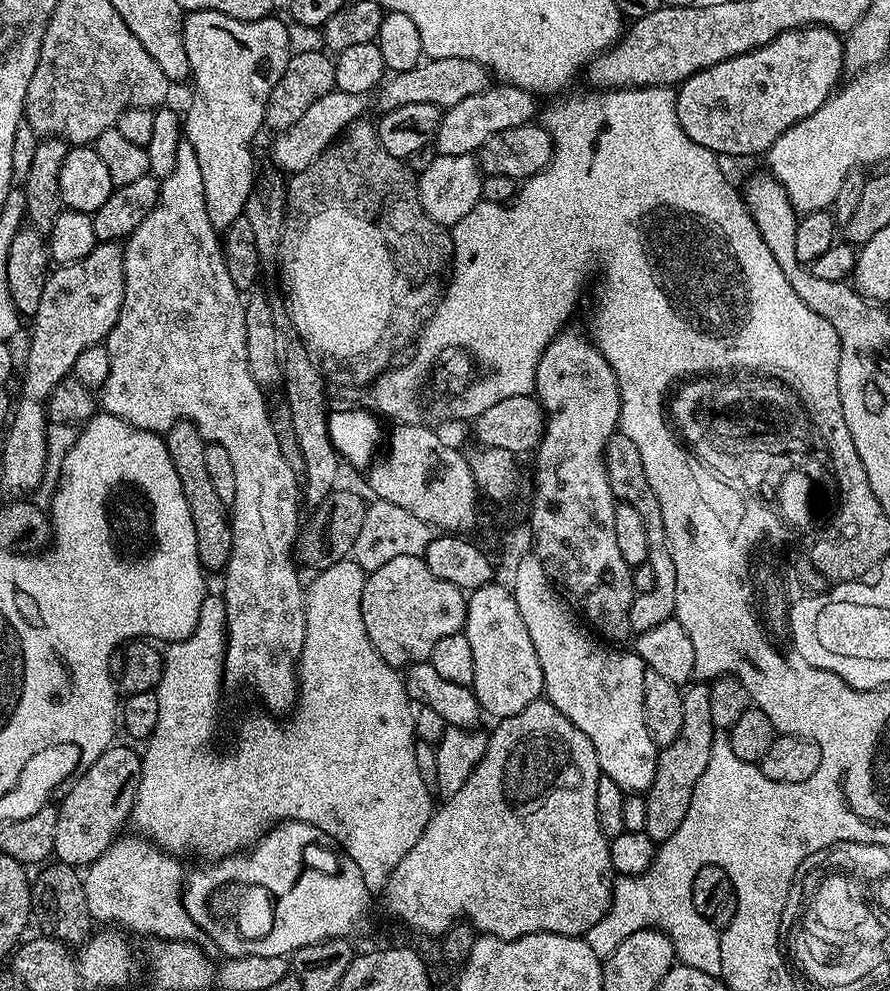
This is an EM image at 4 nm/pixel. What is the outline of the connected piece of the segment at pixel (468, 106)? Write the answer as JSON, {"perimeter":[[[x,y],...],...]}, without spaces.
{"perimeter":[[[507,82],[501,84],[501,88],[489,86],[484,92],[464,98],[462,102],[458,102],[458,106],[447,109],[441,115],[434,141],[434,147],[439,155],[471,156],[479,153],[484,143],[494,138],[494,134],[510,130],[514,126],[533,123],[537,119],[537,97],[533,93],[515,88]]]}

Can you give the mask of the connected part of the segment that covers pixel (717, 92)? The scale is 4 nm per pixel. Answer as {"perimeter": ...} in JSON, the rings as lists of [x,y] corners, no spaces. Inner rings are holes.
{"perimeter":[[[819,26],[795,28],[786,34],[778,34],[778,38],[766,46],[726,62],[718,62],[679,85],[676,92],[678,122],[688,137],[698,142],[698,146],[706,146],[706,150],[715,152],[721,158],[756,156],[759,152],[761,155],[767,153],[768,147],[778,142],[786,130],[802,122],[802,118],[810,118],[810,114],[817,112],[828,97],[837,91],[841,83],[840,75],[845,75],[845,72],[841,33]]]}

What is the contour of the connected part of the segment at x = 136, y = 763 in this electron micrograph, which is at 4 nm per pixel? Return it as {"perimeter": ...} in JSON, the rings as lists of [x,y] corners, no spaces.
{"perimeter":[[[116,742],[71,781],[72,789],[58,804],[58,827],[54,829],[52,850],[59,863],[89,866],[121,835],[120,827],[129,823],[136,801],[141,759],[139,751]]]}

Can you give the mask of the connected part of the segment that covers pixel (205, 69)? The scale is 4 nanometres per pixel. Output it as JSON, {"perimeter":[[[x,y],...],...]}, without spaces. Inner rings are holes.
{"perimeter":[[[198,10],[197,12],[189,12],[184,17],[184,45],[186,46],[186,58],[188,59],[188,71],[190,73],[191,83],[196,83],[196,92],[200,95],[200,101],[193,106],[182,120],[182,136],[190,145],[194,146],[194,154],[198,158],[198,170],[202,170],[202,190],[204,191],[204,201],[206,202],[206,214],[210,214],[210,222],[218,230],[229,228],[232,223],[240,216],[245,215],[246,209],[249,207],[250,201],[254,196],[254,176],[252,180],[252,139],[256,136],[256,131],[261,127],[265,127],[266,106],[270,94],[274,90],[274,86],[278,82],[278,78],[282,78],[282,74],[288,65],[288,57],[290,55],[286,27],[280,22],[275,15],[269,14],[263,16],[260,20],[239,20],[238,18],[230,18],[221,12],[214,10]]]}

